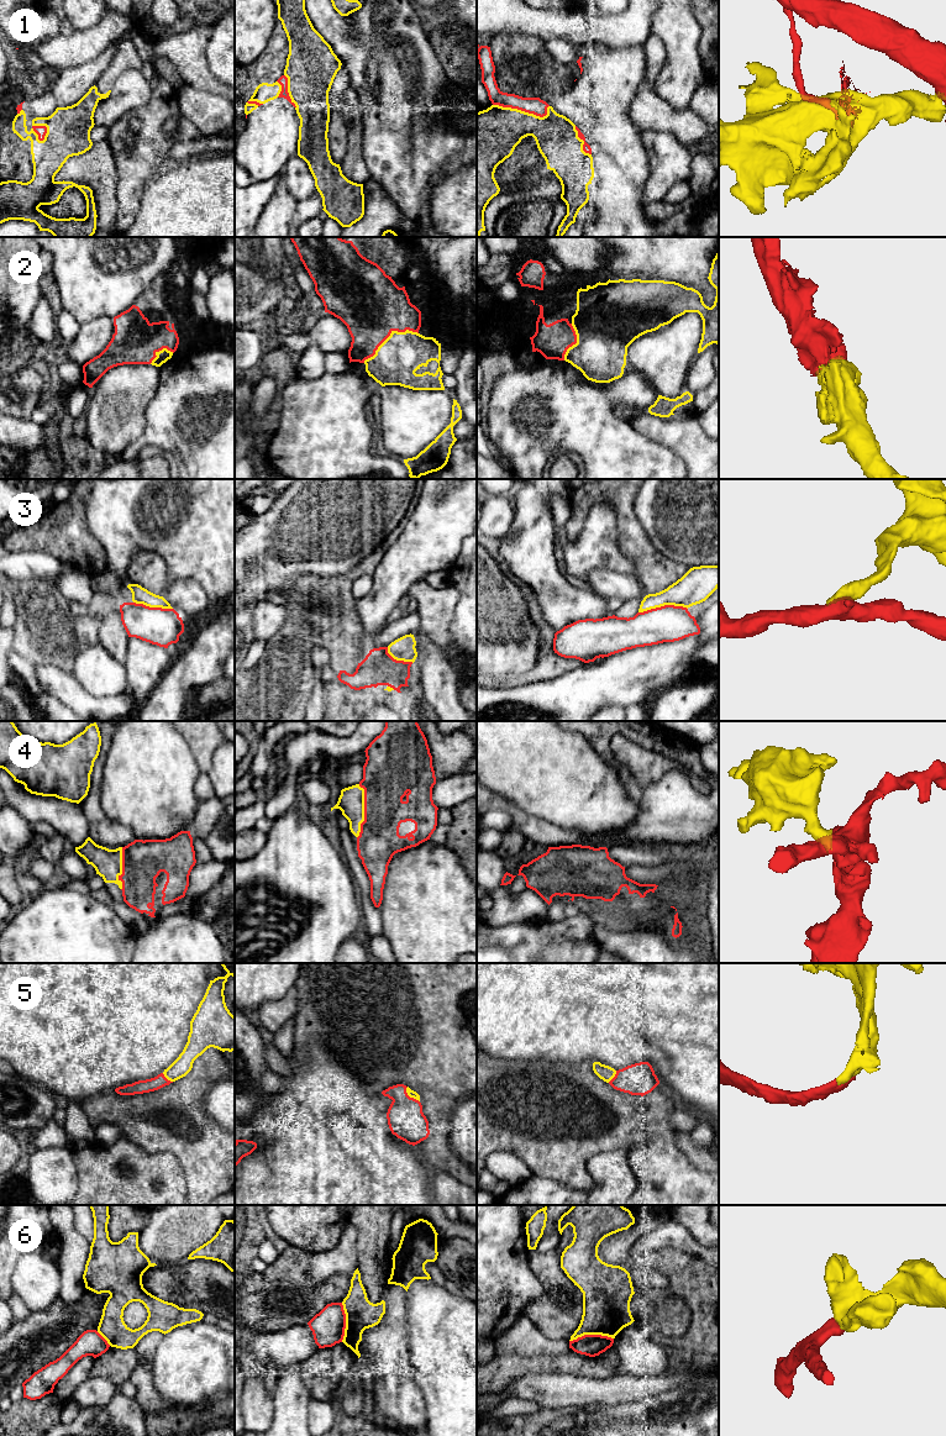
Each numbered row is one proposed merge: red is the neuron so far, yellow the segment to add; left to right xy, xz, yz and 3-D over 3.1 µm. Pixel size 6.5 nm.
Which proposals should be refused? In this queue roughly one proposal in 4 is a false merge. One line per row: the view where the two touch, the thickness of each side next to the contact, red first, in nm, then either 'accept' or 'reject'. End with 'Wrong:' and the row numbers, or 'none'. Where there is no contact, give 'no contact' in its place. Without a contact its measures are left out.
1: meets red in yz; 110 nm thick on the red side, 320 nm on the other; reject
2: meets red in xz; 420 nm thick on the red side, 280 nm on the other; accept
3: meets red in yz; 240 nm thick on the red side, 220 nm on the other; reject
4: meets red in xz; 300 nm thick on the red side, 170 nm on the other; accept
5: meets red in xz; 240 nm thick on the red side, 50 nm on the other; accept
6: meets red in yz; 140 nm thick on the red side, 300 nm on the other; reject
Wrong: 1, 3, 6

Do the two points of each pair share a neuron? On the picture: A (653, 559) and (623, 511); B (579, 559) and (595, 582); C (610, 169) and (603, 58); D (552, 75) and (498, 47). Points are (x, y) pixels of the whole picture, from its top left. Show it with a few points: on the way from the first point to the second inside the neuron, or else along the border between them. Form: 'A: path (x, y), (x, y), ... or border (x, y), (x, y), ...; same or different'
A: path (641, 547), (631, 537), (627, 524); same
B: border (619, 573), (594, 568), (586, 583); different
C: path (610, 142), (610, 132), (604, 121), (604, 85); same
D: path (539, 73), (530, 70), (511, 52); same

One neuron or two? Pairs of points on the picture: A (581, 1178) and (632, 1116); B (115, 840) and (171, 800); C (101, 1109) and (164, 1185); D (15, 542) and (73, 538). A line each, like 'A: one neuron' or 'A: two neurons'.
A: one neuron
B: two neurons
C: two neurons
D: one neuron

